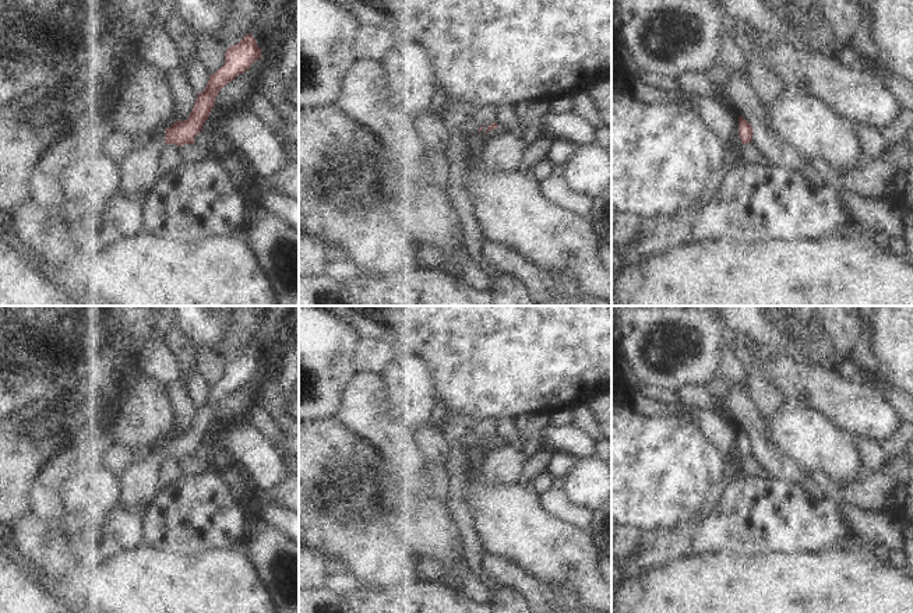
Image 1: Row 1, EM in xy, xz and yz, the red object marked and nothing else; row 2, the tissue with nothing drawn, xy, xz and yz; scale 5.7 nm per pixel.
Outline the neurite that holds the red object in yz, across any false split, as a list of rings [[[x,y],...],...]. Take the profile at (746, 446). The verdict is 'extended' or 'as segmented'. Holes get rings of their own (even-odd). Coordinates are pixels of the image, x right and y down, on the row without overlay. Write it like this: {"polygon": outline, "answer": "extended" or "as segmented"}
{"polygon": [[[738,429],[738,450],[741,452],[741,457],[745,458],[752,454],[752,441],[751,437],[744,433],[741,429]]], "answer": "as segmented"}

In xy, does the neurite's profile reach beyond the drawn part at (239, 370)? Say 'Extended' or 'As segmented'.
Extended

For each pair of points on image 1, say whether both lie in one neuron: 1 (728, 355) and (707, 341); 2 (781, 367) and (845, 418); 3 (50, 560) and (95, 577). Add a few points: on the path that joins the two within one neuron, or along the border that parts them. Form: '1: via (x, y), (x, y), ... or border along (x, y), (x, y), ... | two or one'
1: border along (723, 340), (721, 365) | two
2: via (796, 379), (813, 386), (829, 402) | one
3: border along (77, 567), (67, 589) | two

